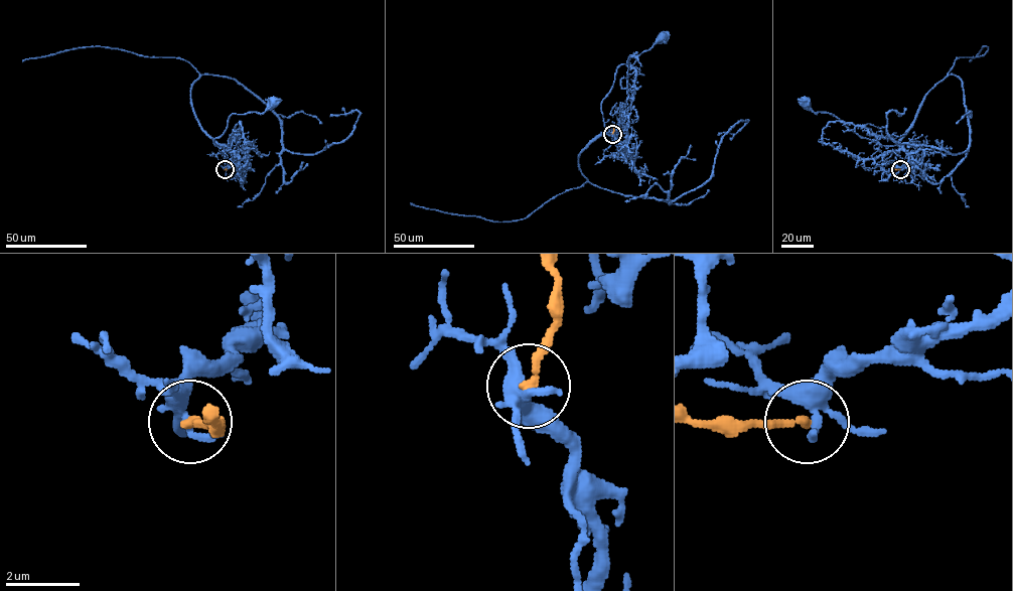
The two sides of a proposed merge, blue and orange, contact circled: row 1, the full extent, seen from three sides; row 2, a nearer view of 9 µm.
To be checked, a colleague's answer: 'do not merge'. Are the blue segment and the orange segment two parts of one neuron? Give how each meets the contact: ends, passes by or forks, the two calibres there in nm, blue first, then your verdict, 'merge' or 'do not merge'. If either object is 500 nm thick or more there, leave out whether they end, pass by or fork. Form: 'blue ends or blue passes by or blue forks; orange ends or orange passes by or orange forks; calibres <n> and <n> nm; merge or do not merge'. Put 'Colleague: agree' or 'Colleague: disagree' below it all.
blue passes by; orange ends; calibres 320 and 240 nm; do not merge
Colleague: agree

